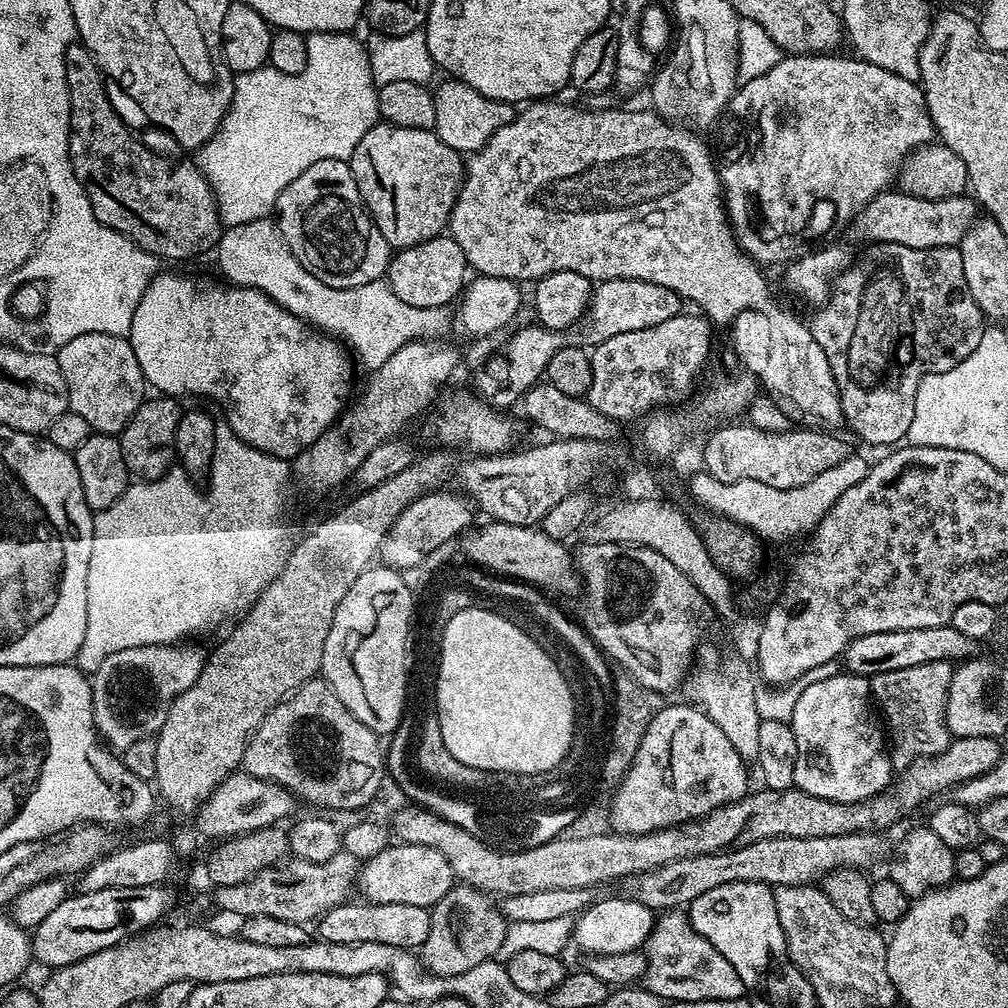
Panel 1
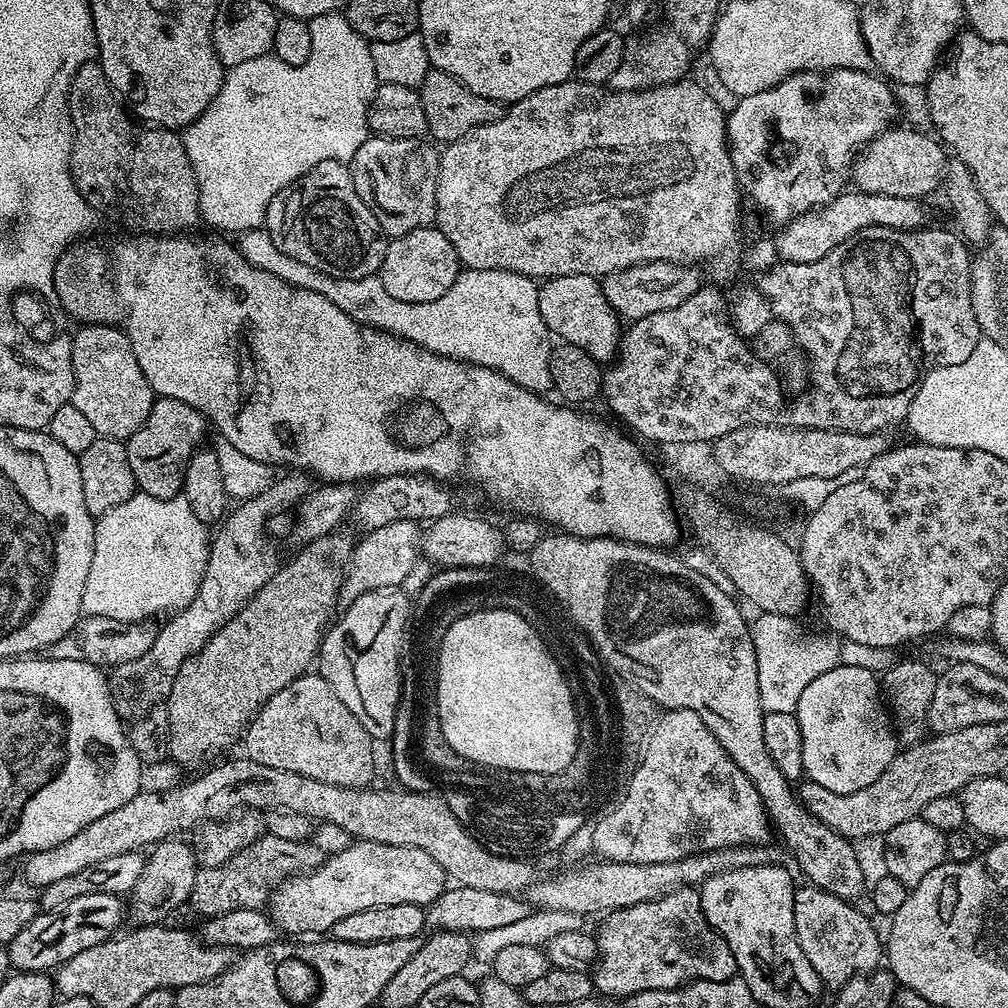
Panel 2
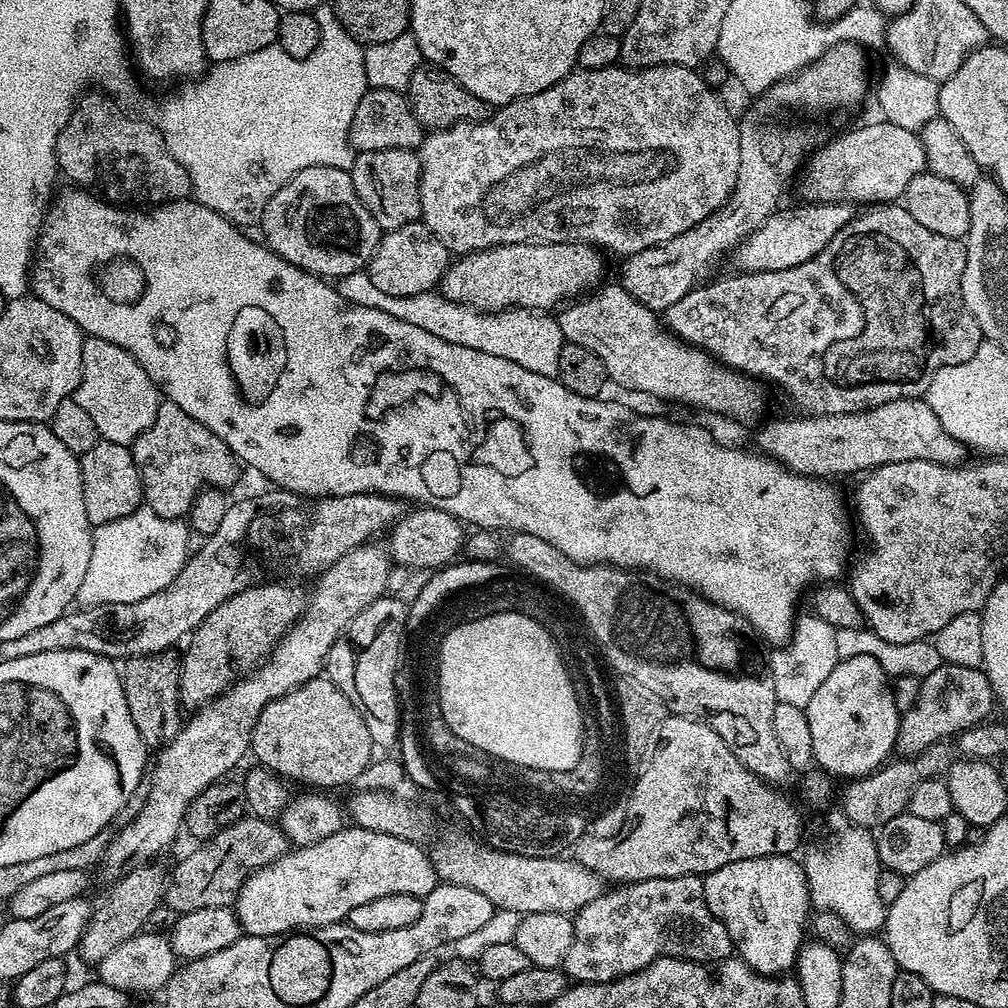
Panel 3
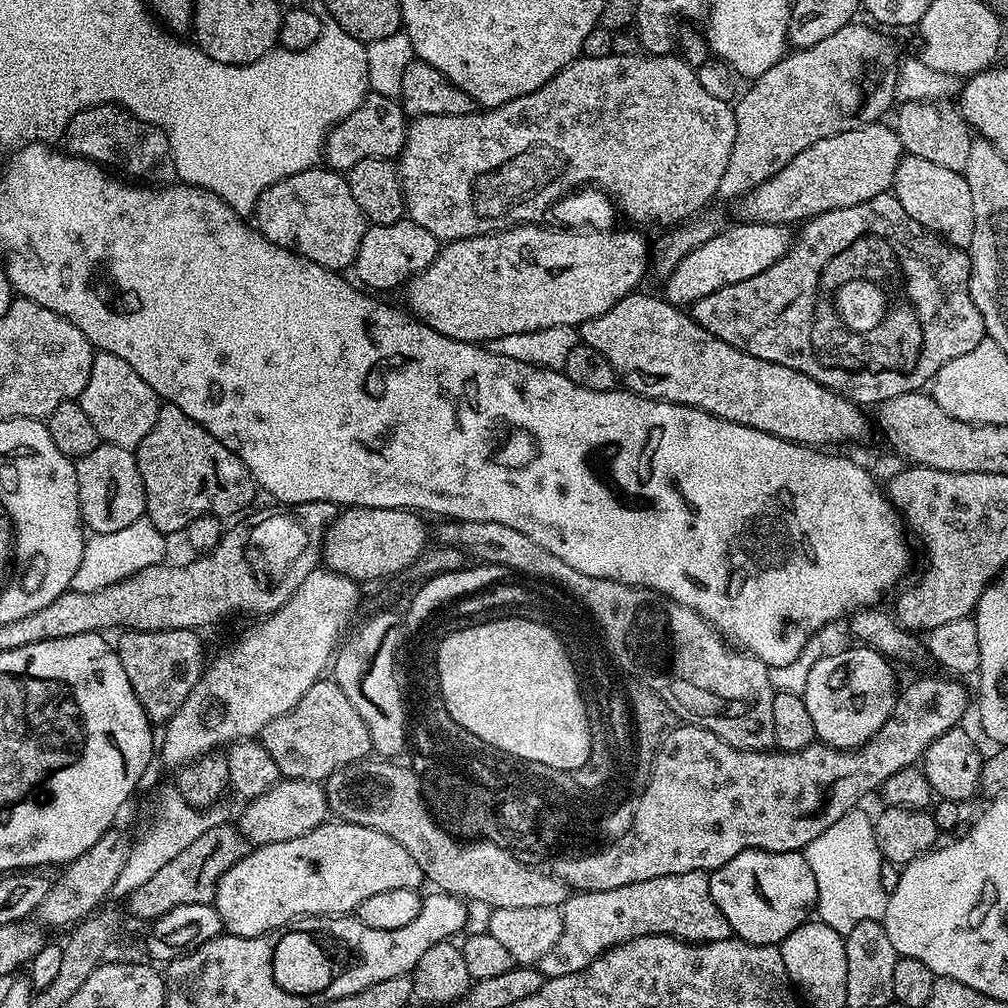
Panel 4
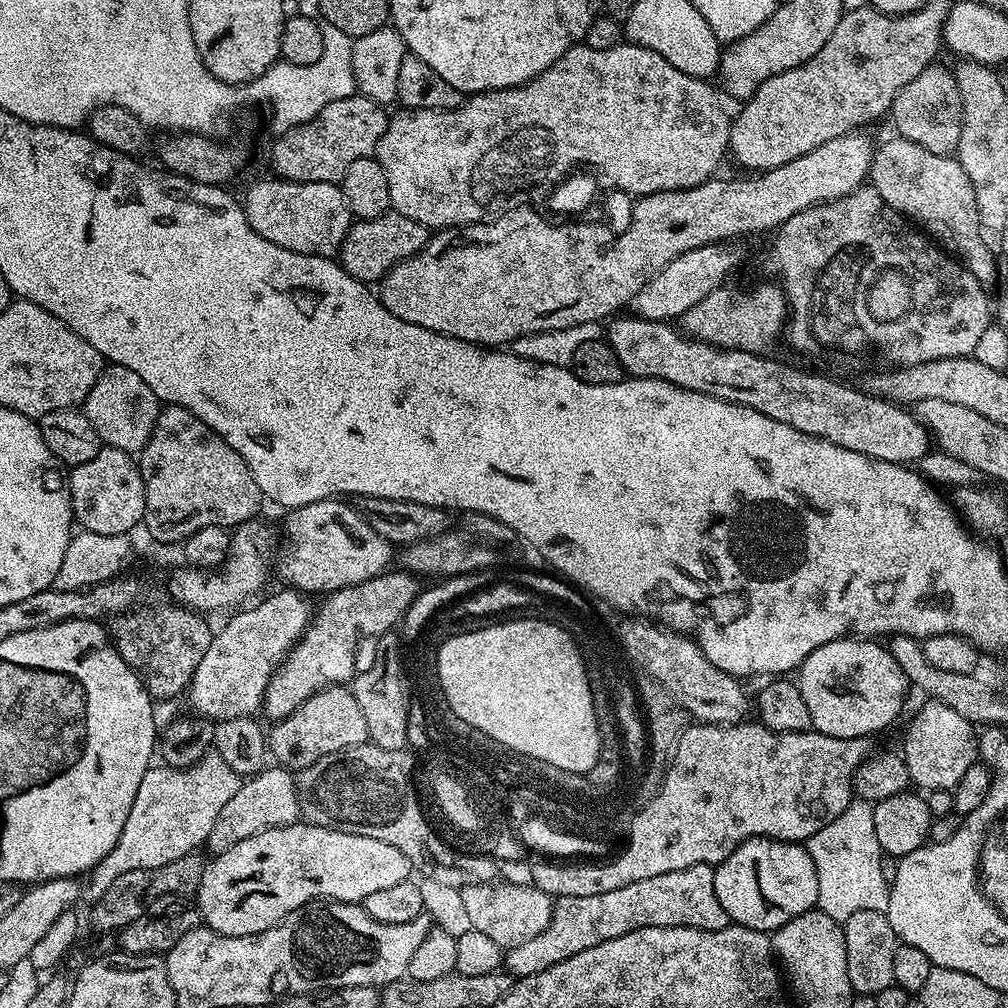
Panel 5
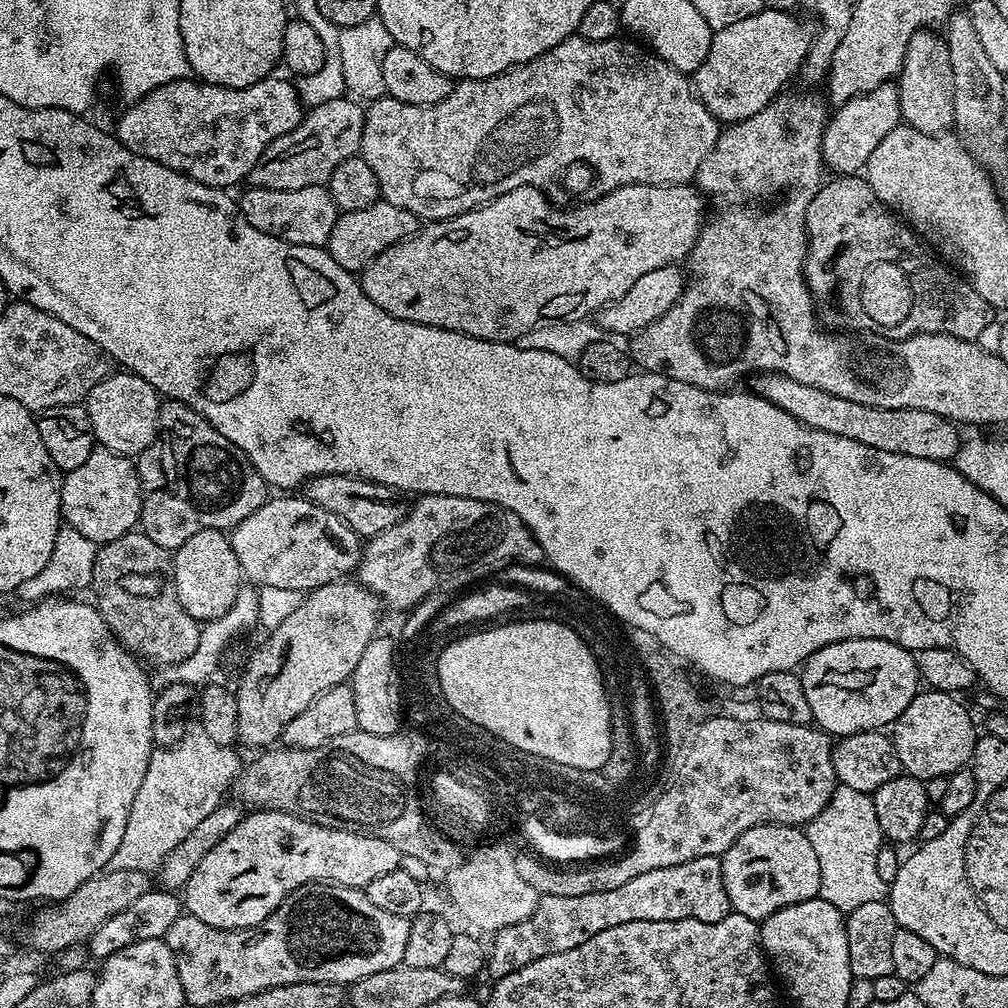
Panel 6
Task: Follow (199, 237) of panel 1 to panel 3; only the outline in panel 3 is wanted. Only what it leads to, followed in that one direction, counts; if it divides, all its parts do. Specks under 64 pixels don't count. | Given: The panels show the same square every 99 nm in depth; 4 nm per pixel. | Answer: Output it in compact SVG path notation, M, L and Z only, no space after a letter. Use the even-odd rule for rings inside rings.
M88 90L81 95L72 116L66 122L62 134L58 134L56 143L56 166L72 179L77 188L91 190L99 194L109 204L117 206L155 206L169 204L175 200L189 199L192 184L186 170L170 154L164 136L156 125L147 119L135 120L119 108L113 97L99 91Z

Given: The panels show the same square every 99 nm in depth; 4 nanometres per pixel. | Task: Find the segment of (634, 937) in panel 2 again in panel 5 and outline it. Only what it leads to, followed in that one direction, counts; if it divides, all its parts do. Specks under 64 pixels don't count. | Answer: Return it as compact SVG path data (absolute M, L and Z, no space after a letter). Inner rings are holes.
M699 864L670 874L658 874L658 878L642 878L642 882L630 882L630 886L621 886L606 894L593 894L591 898L557 899L552 906L548 928L507 949L502 956L502 968L512 977L519 978L550 970L550 966L582 950L590 950L590 946L630 934L630 930L654 926L722 930L729 923L722 902L718 902L718 894L714 894L713 865Z

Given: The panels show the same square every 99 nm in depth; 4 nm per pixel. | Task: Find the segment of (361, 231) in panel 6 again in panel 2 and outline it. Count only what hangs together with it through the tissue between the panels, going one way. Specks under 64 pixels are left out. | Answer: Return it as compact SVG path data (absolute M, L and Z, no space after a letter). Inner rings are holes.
M435 226L410 230L410 234L393 236L382 258L379 270L382 286L398 302L434 302L454 286L462 265L450 238Z

